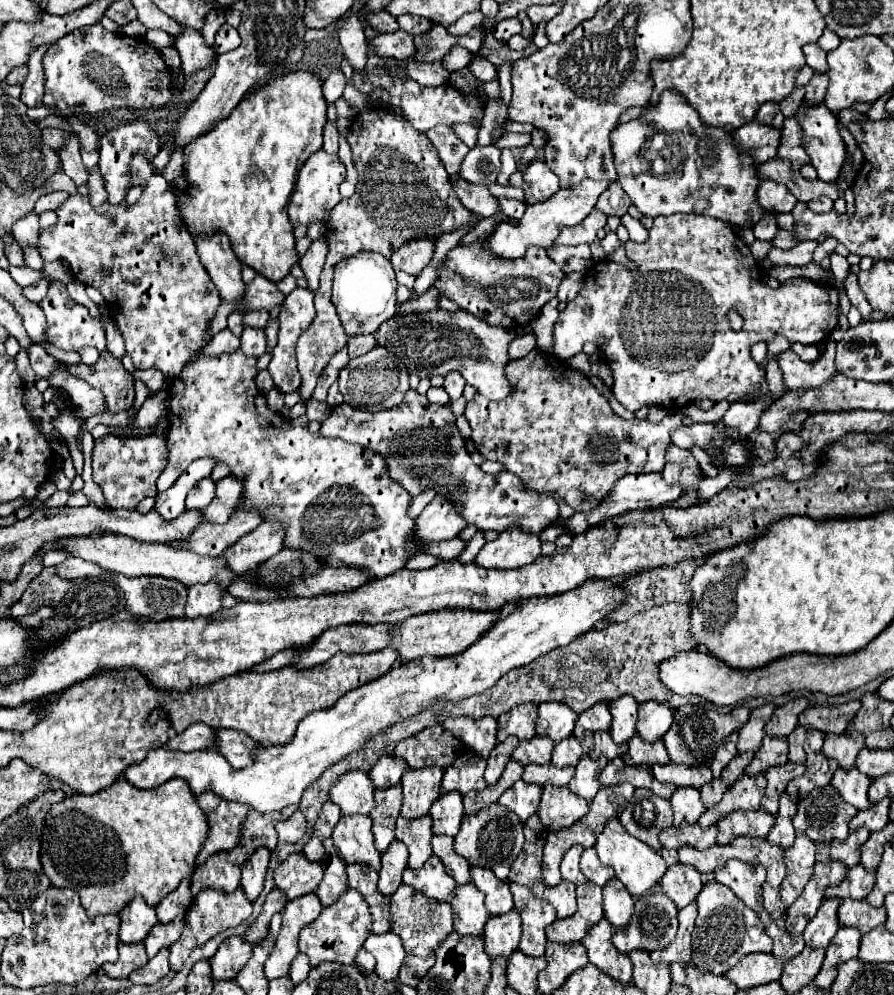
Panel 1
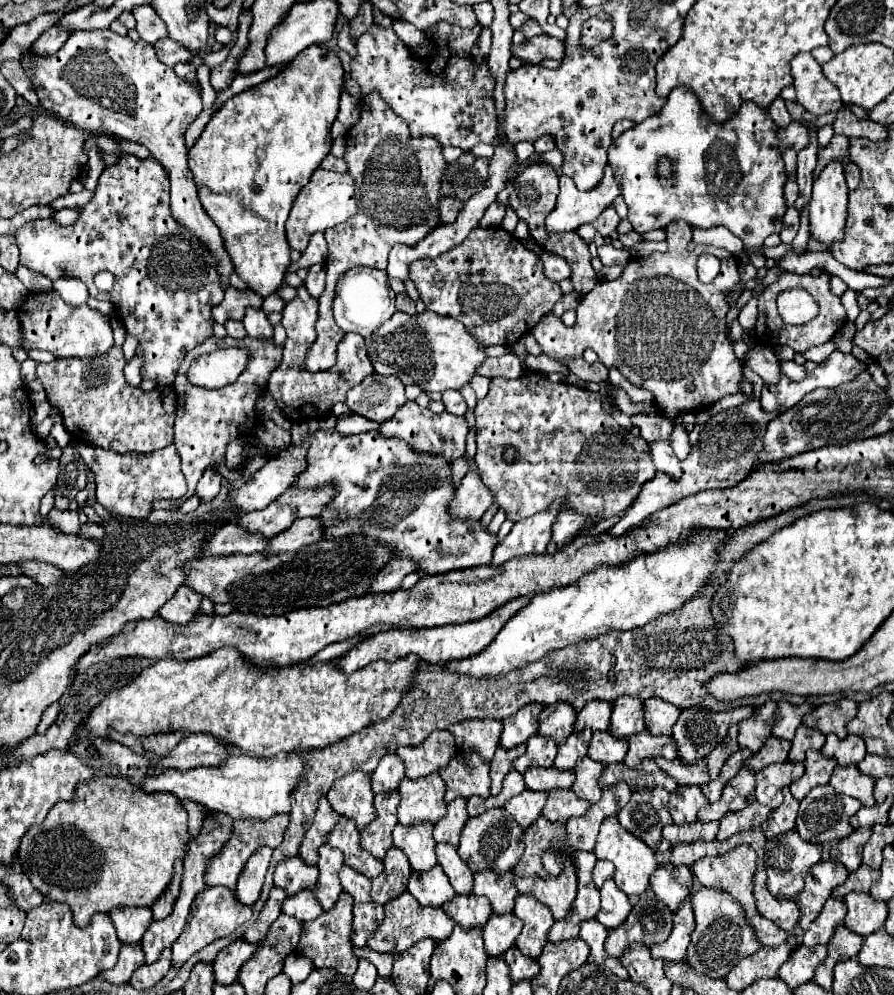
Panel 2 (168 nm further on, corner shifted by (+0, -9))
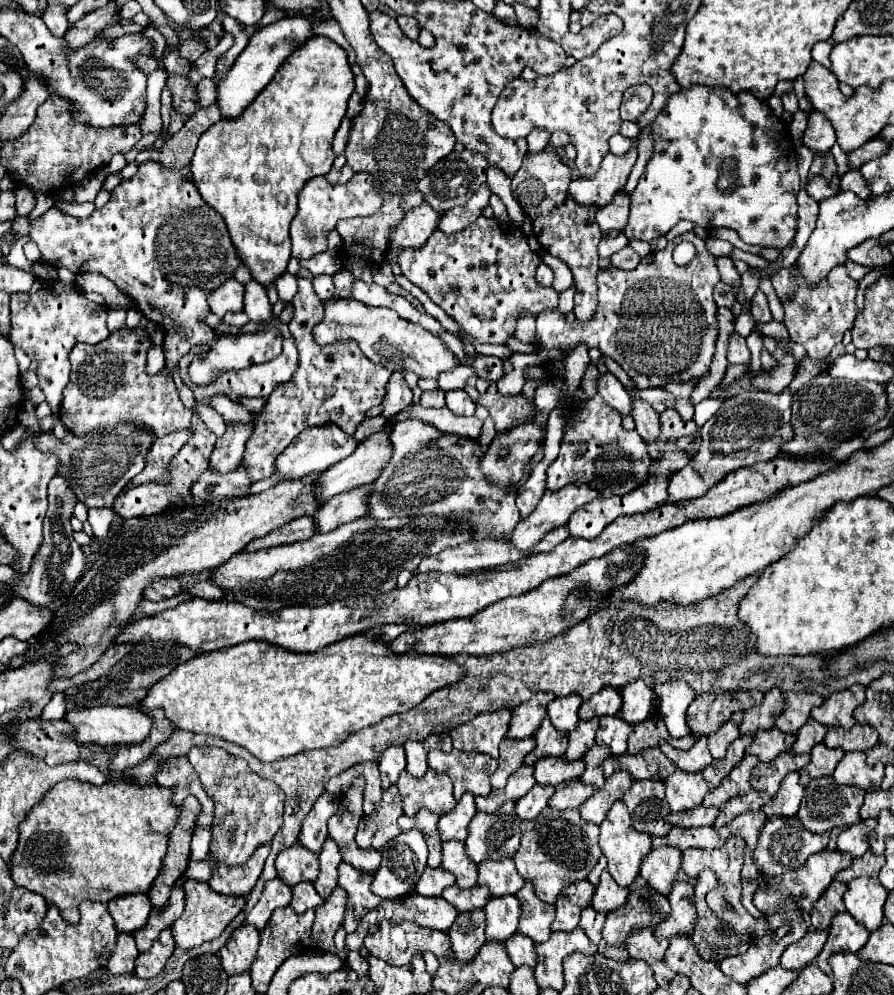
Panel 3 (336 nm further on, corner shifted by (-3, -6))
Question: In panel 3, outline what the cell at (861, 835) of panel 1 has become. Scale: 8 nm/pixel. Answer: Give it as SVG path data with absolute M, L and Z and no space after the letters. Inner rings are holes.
M875 818L869 820L861 820L855 826L849 826L847 830L843 830L837 836L837 850L841 852L849 852L853 854L853 858L863 856L869 850L869 832L877 826Z

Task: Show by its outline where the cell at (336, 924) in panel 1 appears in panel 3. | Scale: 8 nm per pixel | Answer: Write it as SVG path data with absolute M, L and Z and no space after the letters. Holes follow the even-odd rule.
M341 886L333 890L333 894L315 908L315 924L313 924L313 934L311 934L311 946L317 952L335 952L333 946L333 936L337 928L343 924L343 914L345 914L345 904L347 904L347 894Z

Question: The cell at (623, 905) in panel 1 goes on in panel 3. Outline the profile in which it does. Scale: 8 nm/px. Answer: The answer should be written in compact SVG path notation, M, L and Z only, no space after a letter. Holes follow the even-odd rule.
M607 870L601 872L601 882L599 886L595 888L595 894L593 894L593 902L591 906L597 910L597 912L611 912L611 910L617 910L625 904L627 900L627 894L629 894L629 888L623 888L619 886L611 874Z

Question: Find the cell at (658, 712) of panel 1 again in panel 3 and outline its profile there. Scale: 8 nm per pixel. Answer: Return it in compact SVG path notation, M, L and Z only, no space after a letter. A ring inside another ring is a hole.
M665 682L653 686L659 700L661 716L673 738L691 734L687 726L687 708L695 700L695 692L685 682Z

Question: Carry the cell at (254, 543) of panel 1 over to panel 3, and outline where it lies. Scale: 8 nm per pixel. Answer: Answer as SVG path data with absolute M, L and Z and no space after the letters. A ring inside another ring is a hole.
M359 486L355 490L343 492L335 498L331 498L331 502L325 502L317 514L313 516L315 526L319 532L329 532L341 524L347 524L355 518L365 516L367 510L367 494L371 494L371 486Z

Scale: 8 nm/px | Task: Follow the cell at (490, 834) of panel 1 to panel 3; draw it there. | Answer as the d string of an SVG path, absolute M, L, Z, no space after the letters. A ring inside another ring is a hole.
M505 802L497 812L477 812L469 824L467 854L473 862L483 858L507 858L519 848L521 818L515 814L515 804Z

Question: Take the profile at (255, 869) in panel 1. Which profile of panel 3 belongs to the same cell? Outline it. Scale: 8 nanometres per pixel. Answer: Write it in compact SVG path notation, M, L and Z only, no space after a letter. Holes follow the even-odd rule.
M259 846L253 856L241 864L241 866L223 866L217 864L211 876L211 882L207 882L215 892L219 894L237 894L237 896L247 896L251 888L255 886L257 878L261 876L265 858L269 856L269 846Z

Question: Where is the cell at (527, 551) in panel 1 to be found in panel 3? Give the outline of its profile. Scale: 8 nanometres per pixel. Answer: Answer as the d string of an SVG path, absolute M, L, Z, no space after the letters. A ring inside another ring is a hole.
M567 484L555 492L545 490L537 508L515 528L515 534L511 536L513 546L517 546L519 550L529 550L553 528L565 526L567 518L571 518L571 514L579 506L599 496L601 492L589 484Z

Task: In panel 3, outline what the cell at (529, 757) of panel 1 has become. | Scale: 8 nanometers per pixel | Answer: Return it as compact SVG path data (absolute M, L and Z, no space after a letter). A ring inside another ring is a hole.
M545 718L535 732L537 746L525 756L525 764L535 764L539 758L547 756L563 756L567 748L567 734L559 734L549 718Z

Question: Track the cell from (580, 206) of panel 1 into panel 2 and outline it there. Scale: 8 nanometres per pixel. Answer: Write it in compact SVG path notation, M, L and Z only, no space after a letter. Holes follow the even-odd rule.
M606 167L604 179L590 191L578 191L574 181L566 175L560 177L560 195L554 211L546 217L548 233L576 231L584 223L592 223L606 207L620 195L618 183L610 167Z

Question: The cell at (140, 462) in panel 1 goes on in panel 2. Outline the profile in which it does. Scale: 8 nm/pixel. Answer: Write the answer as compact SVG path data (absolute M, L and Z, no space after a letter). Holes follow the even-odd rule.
M80 443L78 453L94 473L96 501L110 513L120 513L132 519L144 519L152 511L154 499L176 499L186 495L186 481L180 471L180 457L176 447L164 447L152 453L116 453L96 445Z

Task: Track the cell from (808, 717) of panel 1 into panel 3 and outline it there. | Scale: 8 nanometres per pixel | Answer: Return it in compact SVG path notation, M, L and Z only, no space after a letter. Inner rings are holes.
M855 684L855 692L847 688L847 690L831 694L823 702L823 706L811 712L811 716L817 722L823 722L825 726L843 726L845 730L849 730L855 724L853 710L861 706L863 702L865 702L865 686Z

